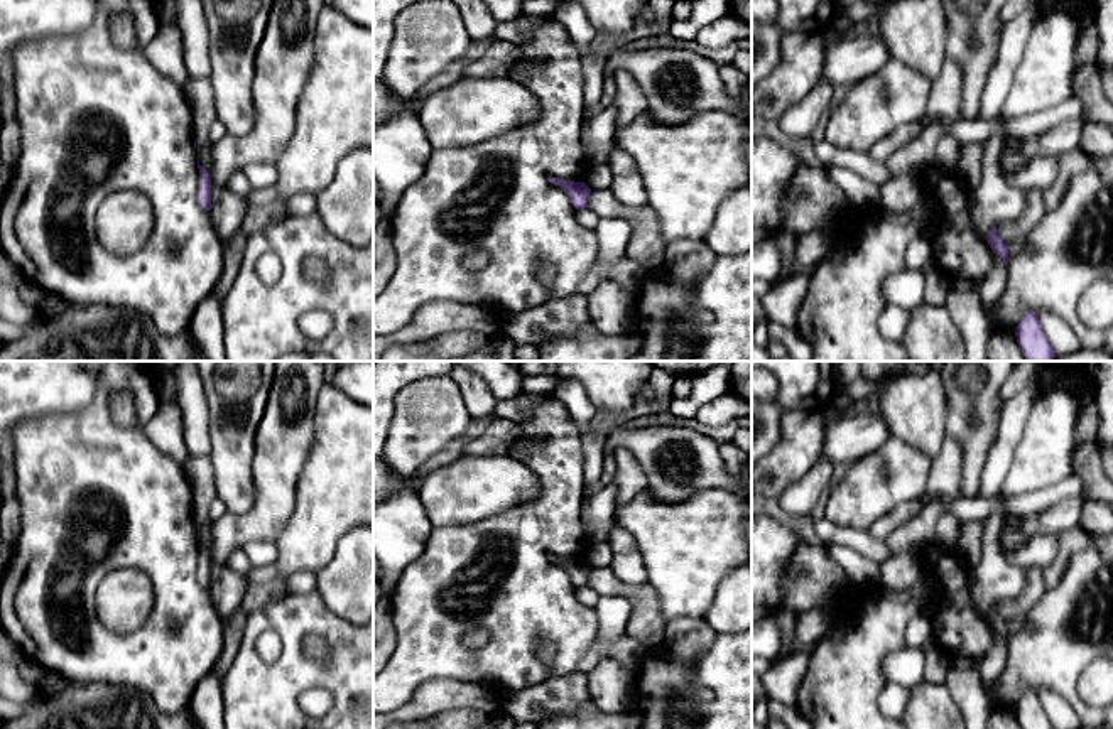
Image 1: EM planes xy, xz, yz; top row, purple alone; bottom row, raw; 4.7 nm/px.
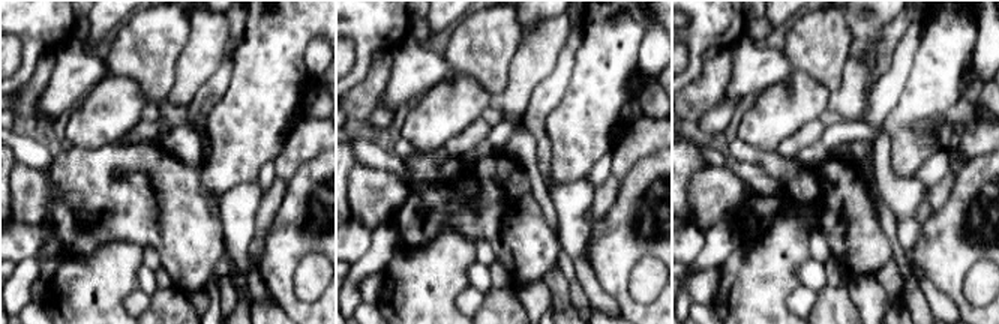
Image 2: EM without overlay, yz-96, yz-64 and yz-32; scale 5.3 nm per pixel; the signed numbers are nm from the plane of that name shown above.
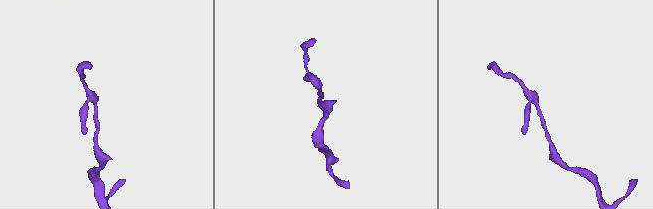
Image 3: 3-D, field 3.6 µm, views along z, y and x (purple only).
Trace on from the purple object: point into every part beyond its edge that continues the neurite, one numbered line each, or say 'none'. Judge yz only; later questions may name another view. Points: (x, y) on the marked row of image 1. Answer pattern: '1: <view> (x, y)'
none

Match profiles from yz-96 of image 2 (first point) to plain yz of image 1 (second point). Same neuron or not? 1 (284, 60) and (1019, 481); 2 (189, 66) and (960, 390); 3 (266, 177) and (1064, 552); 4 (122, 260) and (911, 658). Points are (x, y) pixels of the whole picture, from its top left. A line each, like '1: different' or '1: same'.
1: same
2: different
3: different
4: different

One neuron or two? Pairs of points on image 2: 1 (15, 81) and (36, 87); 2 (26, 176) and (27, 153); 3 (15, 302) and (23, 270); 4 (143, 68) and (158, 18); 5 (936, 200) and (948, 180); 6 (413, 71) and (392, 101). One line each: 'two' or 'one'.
1: two
2: two
3: one
4: one
5: one
6: one

